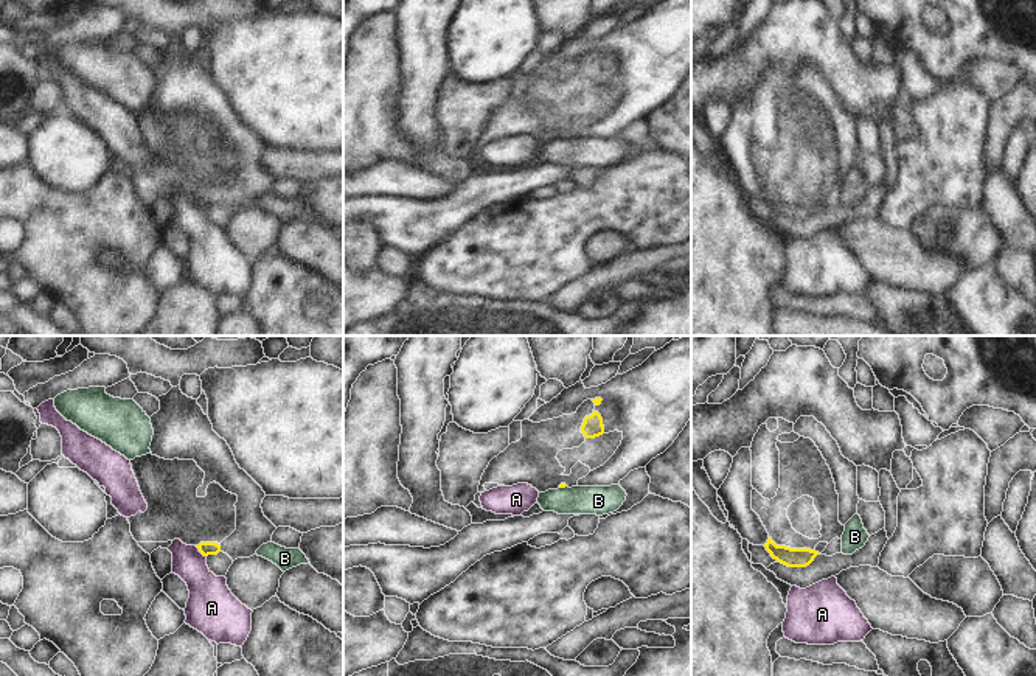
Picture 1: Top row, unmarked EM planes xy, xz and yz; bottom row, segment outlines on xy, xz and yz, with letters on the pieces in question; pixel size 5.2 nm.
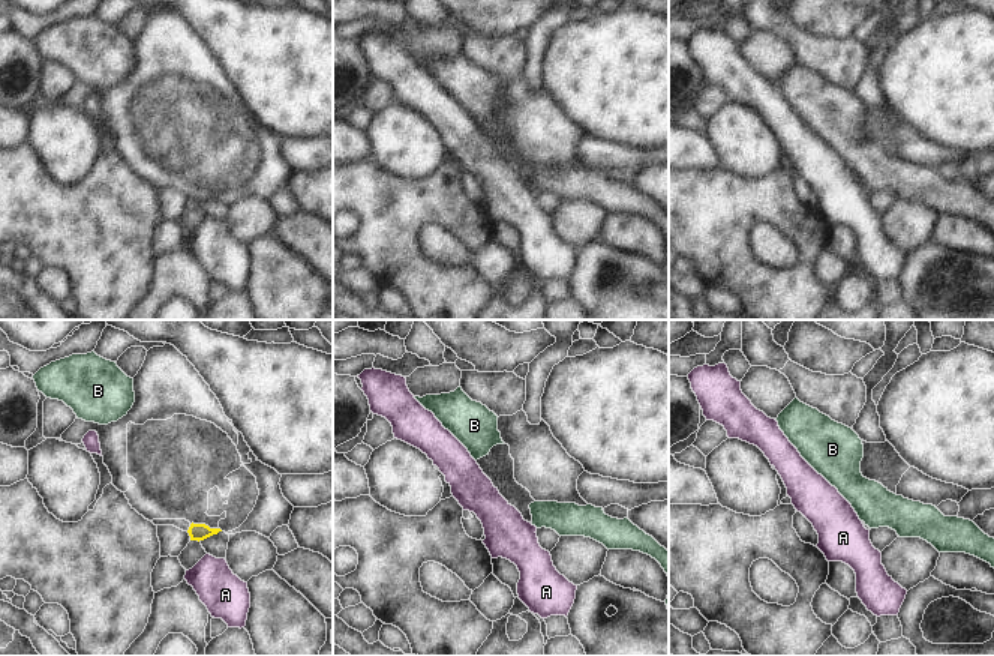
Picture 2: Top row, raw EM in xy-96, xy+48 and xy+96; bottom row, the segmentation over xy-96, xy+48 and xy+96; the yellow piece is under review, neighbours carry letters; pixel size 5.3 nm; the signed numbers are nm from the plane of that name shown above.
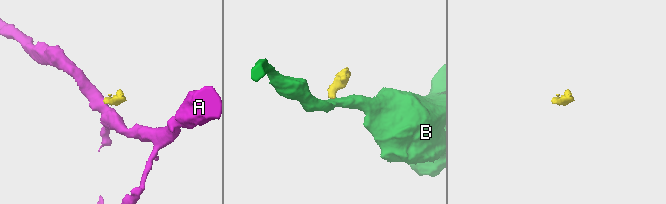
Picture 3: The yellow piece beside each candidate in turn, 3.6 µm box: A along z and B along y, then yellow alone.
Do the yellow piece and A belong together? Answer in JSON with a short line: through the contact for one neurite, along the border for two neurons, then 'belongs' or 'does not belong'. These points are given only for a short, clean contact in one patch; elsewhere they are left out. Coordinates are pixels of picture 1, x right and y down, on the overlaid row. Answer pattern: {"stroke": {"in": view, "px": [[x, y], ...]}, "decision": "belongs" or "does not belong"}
{"stroke": {"in": "xy", "px": [[194, 546], [205, 557]]}, "decision": "does not belong"}

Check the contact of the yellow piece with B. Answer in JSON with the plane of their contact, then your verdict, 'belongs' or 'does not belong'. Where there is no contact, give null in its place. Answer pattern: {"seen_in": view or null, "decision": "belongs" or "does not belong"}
{"seen_in": "xz", "decision": "does not belong"}

